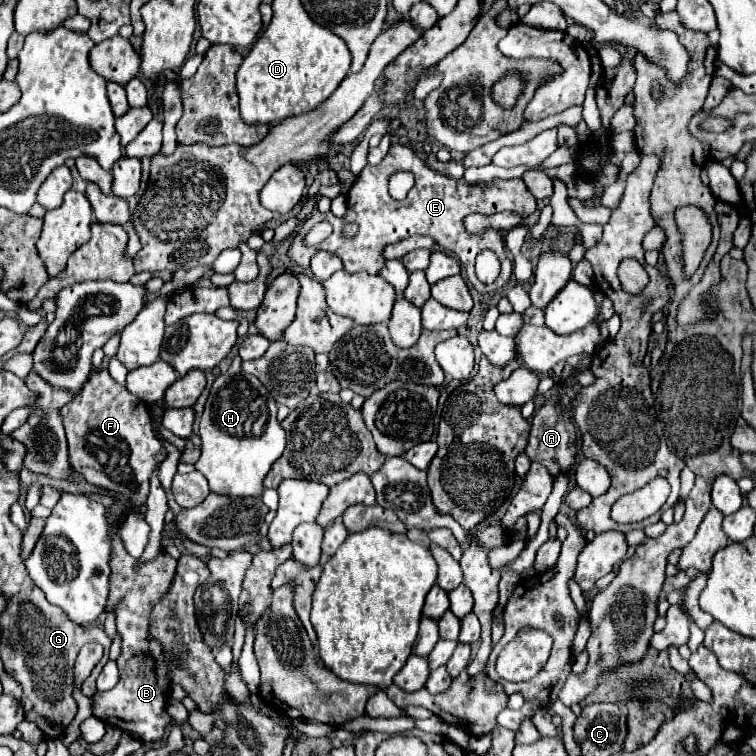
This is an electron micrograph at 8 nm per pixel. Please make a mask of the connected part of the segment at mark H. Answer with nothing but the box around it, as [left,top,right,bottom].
[195,372,287,496]

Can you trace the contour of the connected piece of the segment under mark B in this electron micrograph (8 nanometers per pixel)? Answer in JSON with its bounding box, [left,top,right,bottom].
[93,528,177,742]

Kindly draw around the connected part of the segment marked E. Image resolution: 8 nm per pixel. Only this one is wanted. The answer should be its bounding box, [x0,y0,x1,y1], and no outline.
[289,144,535,294]

